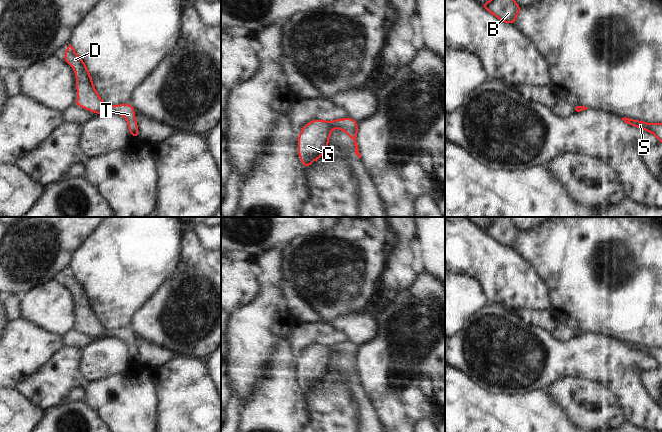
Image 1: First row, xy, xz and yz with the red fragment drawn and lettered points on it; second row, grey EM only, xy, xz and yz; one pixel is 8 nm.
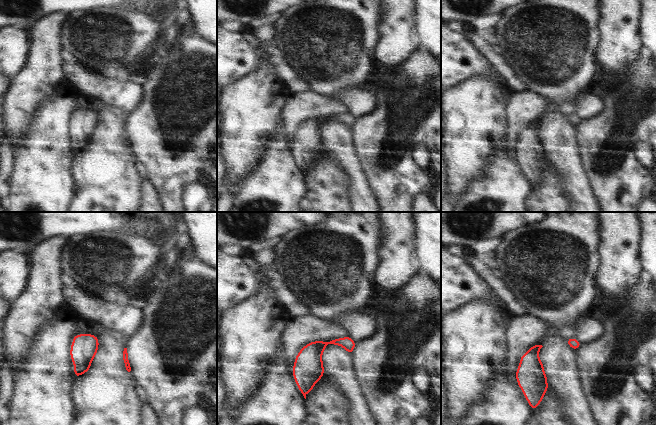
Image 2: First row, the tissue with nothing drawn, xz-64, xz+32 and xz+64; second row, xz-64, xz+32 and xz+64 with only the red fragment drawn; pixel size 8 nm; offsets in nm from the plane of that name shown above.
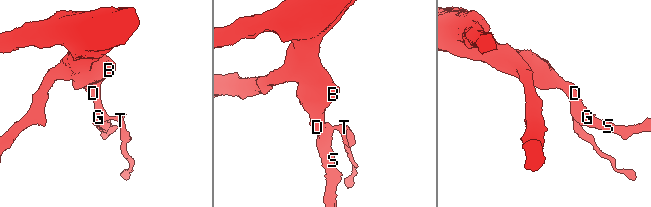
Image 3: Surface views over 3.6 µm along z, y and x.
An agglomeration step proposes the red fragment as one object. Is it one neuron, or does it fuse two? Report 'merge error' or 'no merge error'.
no merge error

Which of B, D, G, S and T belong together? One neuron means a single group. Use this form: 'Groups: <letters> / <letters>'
Groups: B D G S T.

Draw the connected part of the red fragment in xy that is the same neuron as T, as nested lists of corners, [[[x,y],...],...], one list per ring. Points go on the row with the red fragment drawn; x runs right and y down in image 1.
[[[68,43],[63,60],[70,64],[76,77],[77,98],[74,105],[95,114],[116,113],[125,118],[132,138],[138,138],[139,129],[132,104],[121,103],[107,106],[94,87],[92,77],[85,62],[78,56],[72,43]]]

